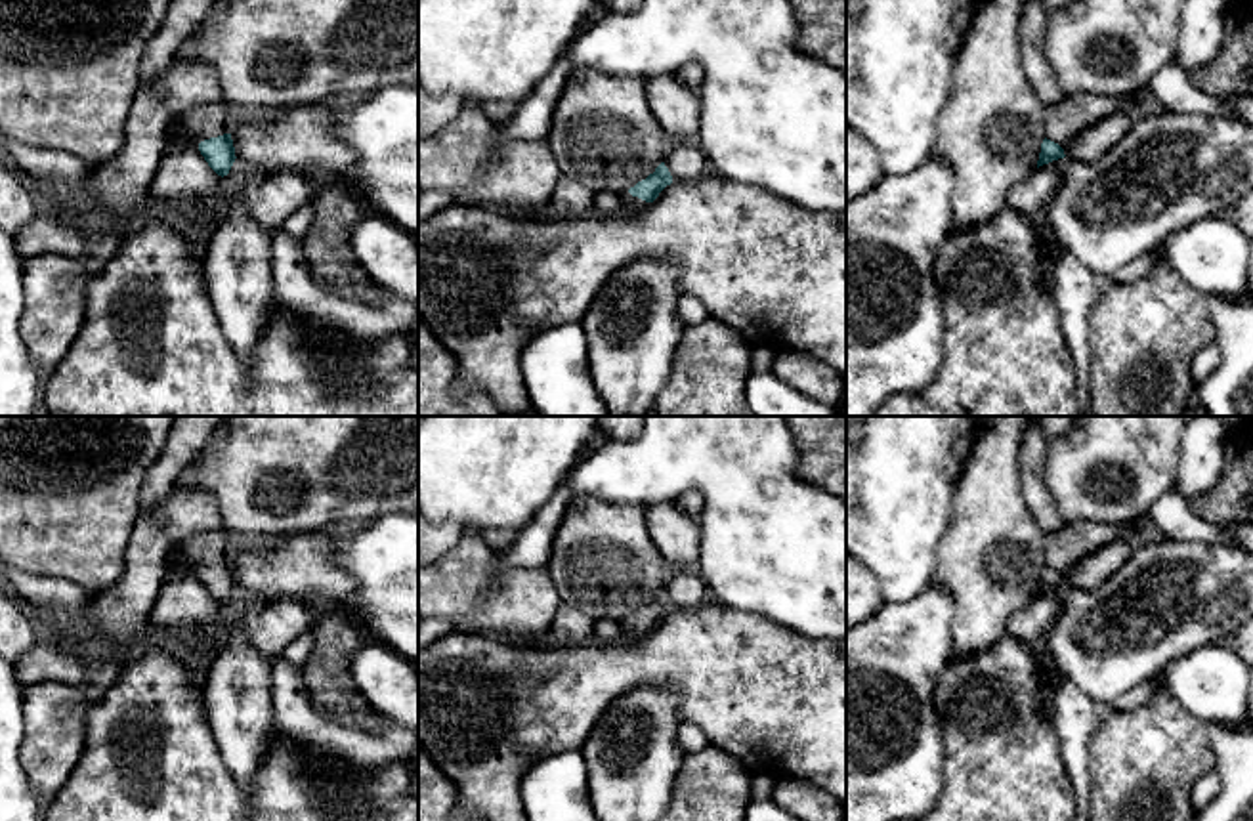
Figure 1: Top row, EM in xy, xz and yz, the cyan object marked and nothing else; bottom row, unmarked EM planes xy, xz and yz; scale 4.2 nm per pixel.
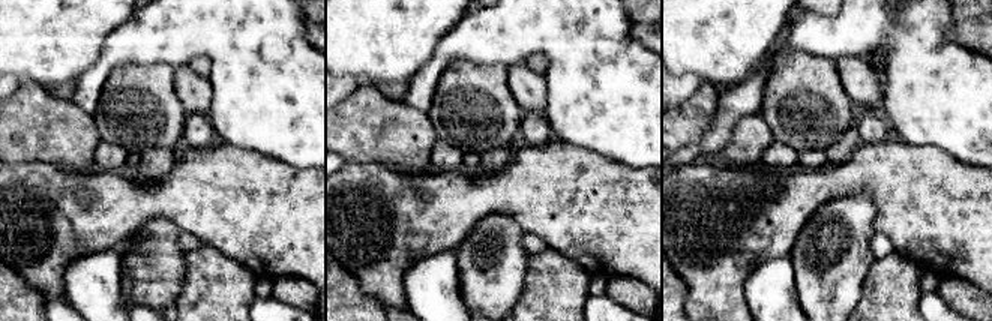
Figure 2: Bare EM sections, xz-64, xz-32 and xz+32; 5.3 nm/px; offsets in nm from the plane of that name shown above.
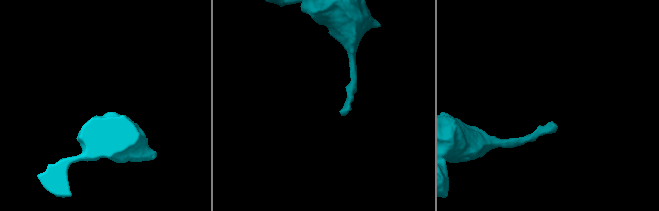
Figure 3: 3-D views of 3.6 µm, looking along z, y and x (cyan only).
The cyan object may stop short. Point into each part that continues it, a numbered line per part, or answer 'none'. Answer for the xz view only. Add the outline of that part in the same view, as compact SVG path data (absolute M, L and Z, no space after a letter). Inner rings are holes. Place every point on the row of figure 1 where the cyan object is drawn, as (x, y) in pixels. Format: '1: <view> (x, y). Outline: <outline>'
1: xz (629, 205). Outline: M623 193L623 202L621 202L619 214L634 214L634 212L644 210L648 204L649 202L646 202L638 197L632 197L630 193Z

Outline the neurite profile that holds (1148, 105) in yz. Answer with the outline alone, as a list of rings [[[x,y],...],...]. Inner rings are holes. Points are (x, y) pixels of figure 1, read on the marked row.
[[[1150,92],[1140,94],[1138,107],[1131,111],[1131,120],[1136,122],[1148,116],[1159,116],[1165,113],[1165,107],[1157,101],[1157,97]]]

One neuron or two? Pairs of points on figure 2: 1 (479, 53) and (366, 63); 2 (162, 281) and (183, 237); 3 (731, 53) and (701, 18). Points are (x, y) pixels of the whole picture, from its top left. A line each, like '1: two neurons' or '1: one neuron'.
1: two neurons
2: two neurons
3: one neuron

